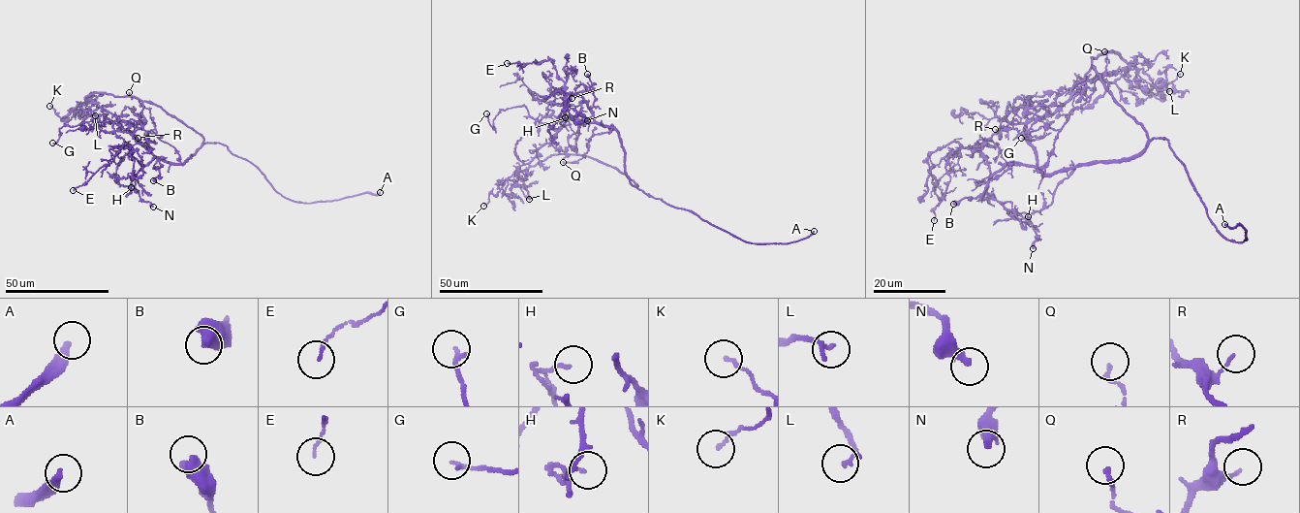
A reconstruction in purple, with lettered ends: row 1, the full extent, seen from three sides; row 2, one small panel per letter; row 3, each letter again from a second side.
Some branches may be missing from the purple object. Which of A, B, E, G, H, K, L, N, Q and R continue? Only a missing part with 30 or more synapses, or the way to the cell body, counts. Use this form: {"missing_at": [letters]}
{"missing_at": ["A"]}

